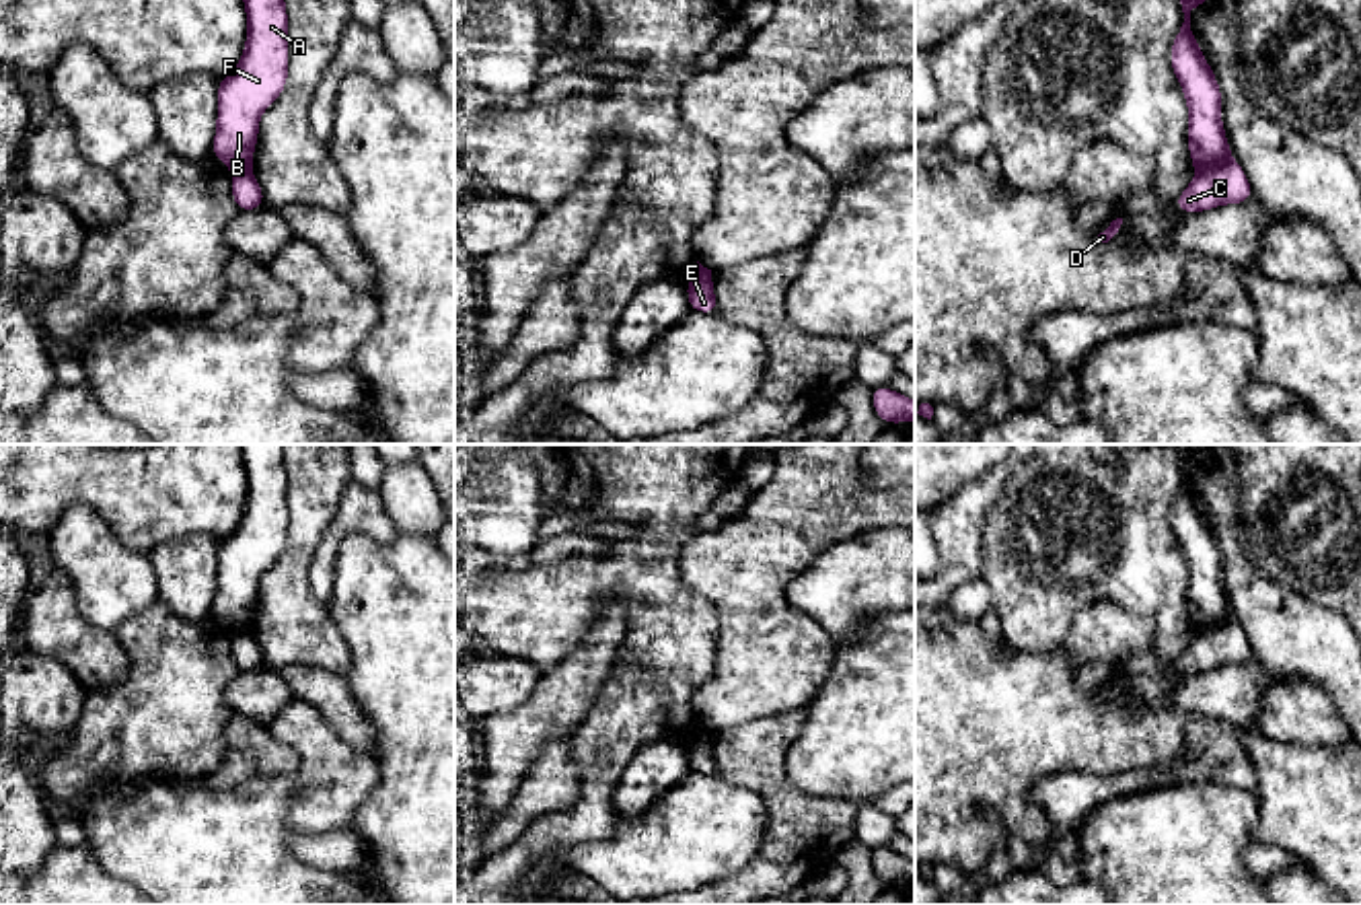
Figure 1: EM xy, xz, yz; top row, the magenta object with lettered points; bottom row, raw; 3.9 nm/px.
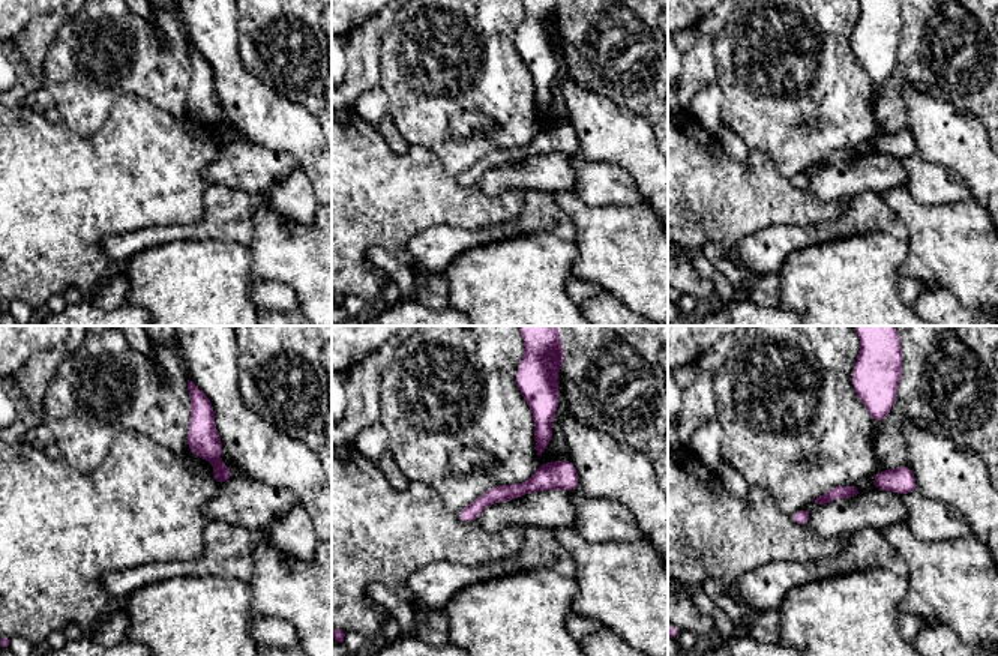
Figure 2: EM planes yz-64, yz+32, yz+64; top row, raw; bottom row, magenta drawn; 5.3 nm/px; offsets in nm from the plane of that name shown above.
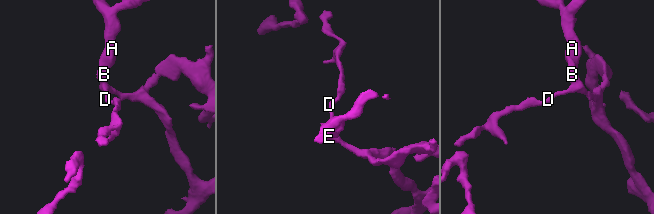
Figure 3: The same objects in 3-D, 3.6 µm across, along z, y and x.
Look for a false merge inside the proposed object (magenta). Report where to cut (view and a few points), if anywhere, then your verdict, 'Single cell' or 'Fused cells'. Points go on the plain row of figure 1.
Split along yz (1230, 618), (1199, 632). Fused cells

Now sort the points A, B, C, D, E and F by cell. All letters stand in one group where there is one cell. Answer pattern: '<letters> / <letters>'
A B F / C D E

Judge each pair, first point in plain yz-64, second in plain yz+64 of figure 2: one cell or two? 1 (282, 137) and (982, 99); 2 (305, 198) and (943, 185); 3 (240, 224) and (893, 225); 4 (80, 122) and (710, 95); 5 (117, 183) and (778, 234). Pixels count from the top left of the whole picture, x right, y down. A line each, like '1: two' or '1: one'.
1: two
2: one
3: one
4: two
5: two

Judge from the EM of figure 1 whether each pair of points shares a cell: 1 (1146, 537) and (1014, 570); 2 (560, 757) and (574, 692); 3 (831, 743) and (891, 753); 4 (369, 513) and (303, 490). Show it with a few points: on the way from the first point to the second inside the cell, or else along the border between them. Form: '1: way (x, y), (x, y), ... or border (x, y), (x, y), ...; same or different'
1: way (1113, 537), (1082, 537), (1068, 552), (1047, 552); same
2: border (574, 733), (552, 741), (529, 770); different
3: way (845, 743), (876, 743); same
4: border (350, 476), (340, 509), (315, 546); different

